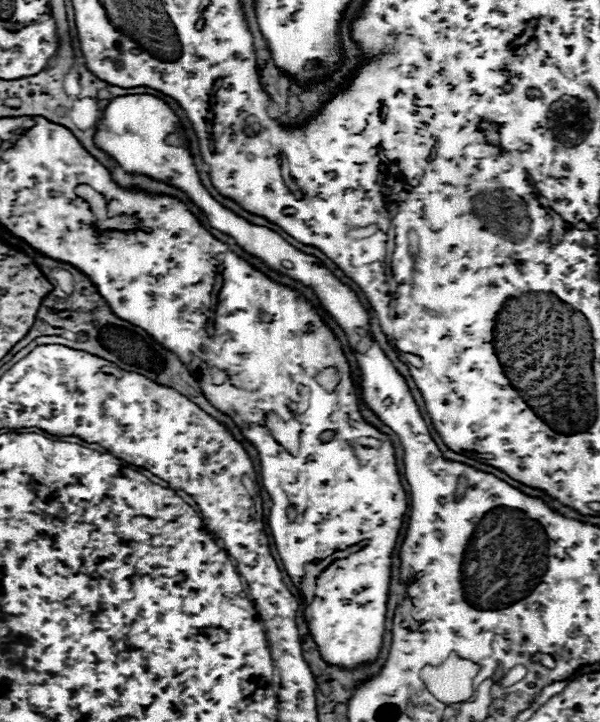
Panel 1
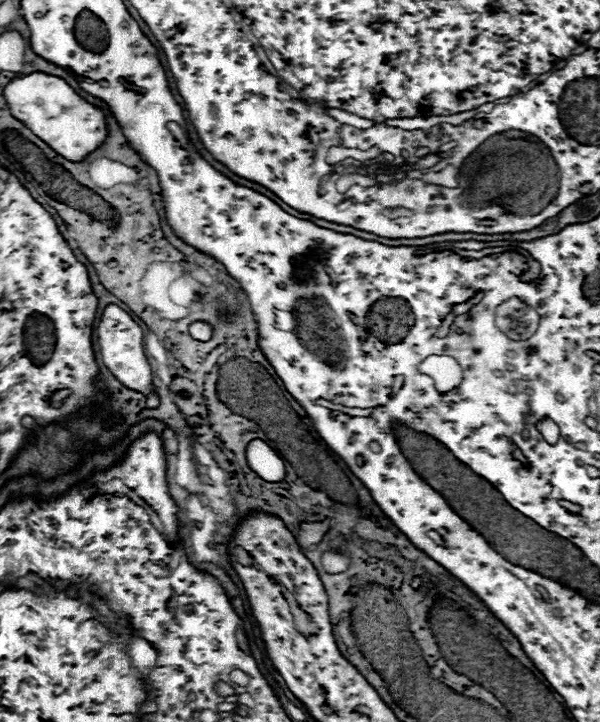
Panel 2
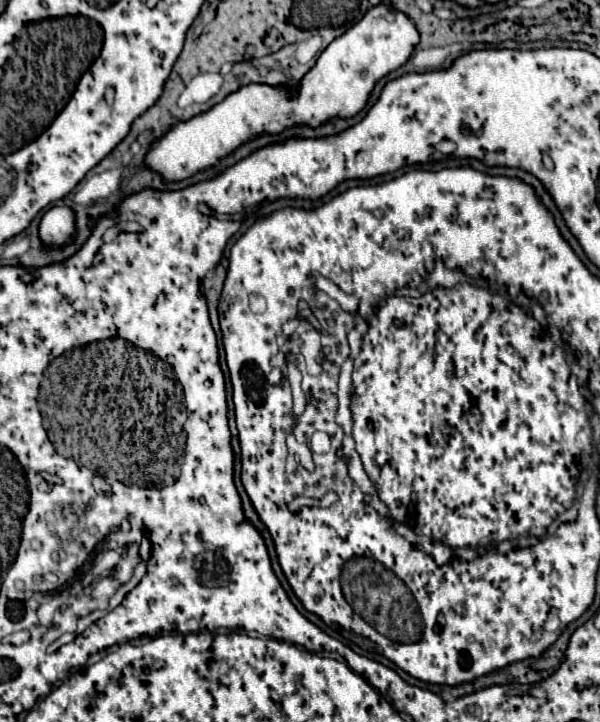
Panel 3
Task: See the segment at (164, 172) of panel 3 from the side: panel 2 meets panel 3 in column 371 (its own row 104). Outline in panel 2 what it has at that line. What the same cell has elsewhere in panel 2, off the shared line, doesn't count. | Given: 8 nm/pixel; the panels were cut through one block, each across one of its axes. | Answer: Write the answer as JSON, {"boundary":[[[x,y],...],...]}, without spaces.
{"boundary":[[[32,72],[22,78],[14,78],[4,90],[10,112],[24,122],[38,138],[42,138],[52,150],[70,162],[86,160],[98,150],[108,136],[106,116],[100,108],[80,98],[66,80],[42,72]]]}

